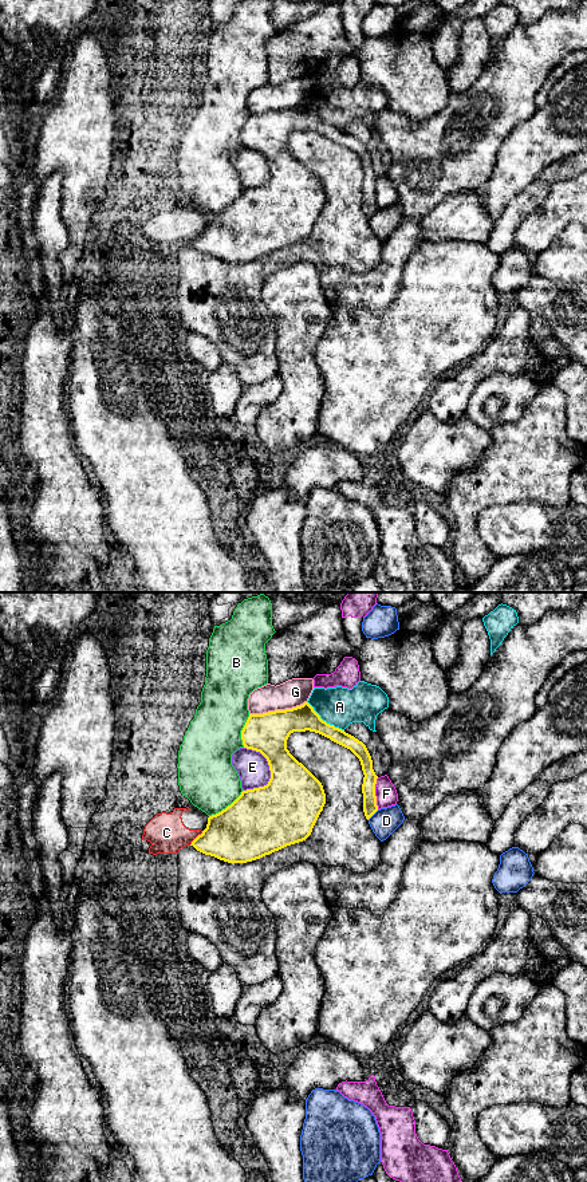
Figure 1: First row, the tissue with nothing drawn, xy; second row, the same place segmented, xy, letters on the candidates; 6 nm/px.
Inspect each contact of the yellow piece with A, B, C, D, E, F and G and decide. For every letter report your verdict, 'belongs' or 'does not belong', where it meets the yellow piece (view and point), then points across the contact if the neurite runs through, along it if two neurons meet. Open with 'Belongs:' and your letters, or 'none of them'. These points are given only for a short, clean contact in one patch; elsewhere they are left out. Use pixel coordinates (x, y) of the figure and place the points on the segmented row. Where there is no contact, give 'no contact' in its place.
Belongs: none of them
A: does not belong; contact xy (324, 721)
B: does not belong; contact xy (227, 807)
C: does not belong; contact xy (196, 838); border xy (203, 831), (189, 844)
D: does not belong; contact xy (373, 814)
E: does not belong; contact xy (267, 760)
F: does not belong; contact xy (374, 794)
G: does not belong; contact xy (278, 710)

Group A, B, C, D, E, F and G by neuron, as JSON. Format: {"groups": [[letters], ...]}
{"groups": [["A"], ["B"], ["C"], ["D", "G"], ["E"], ["F"]]}

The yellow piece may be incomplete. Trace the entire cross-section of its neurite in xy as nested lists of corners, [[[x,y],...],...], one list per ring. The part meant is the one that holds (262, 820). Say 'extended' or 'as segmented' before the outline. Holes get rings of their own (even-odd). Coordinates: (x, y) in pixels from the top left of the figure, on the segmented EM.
as segmented; [[[304,702],[300,706],[263,714],[249,714],[241,740],[247,749],[260,752],[268,761],[271,779],[267,785],[243,791],[225,809],[208,817],[206,828],[190,846],[197,851],[228,863],[247,863],[306,840],[323,811],[326,793],[322,783],[287,749],[287,740],[294,732],[315,732],[350,749],[361,761],[363,771],[363,812],[369,820],[377,811],[375,784],[378,776],[366,745],[344,730],[327,724]]]

